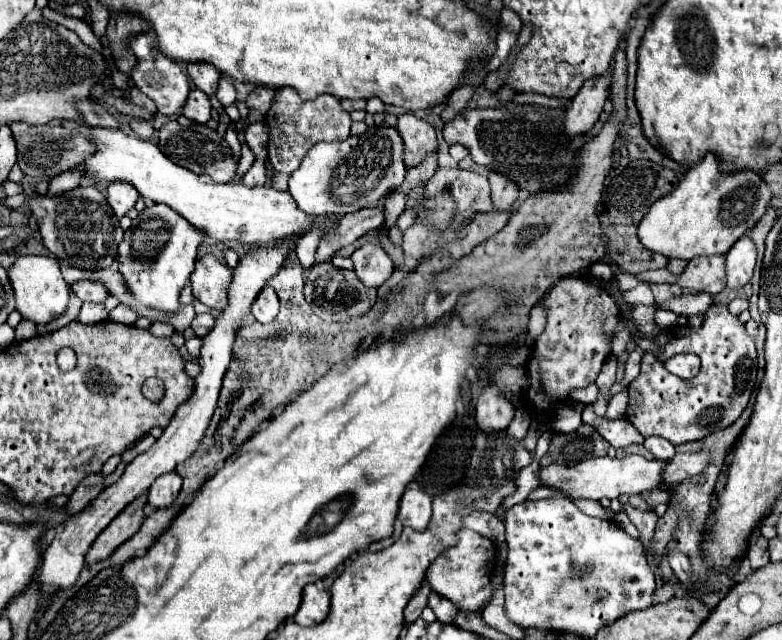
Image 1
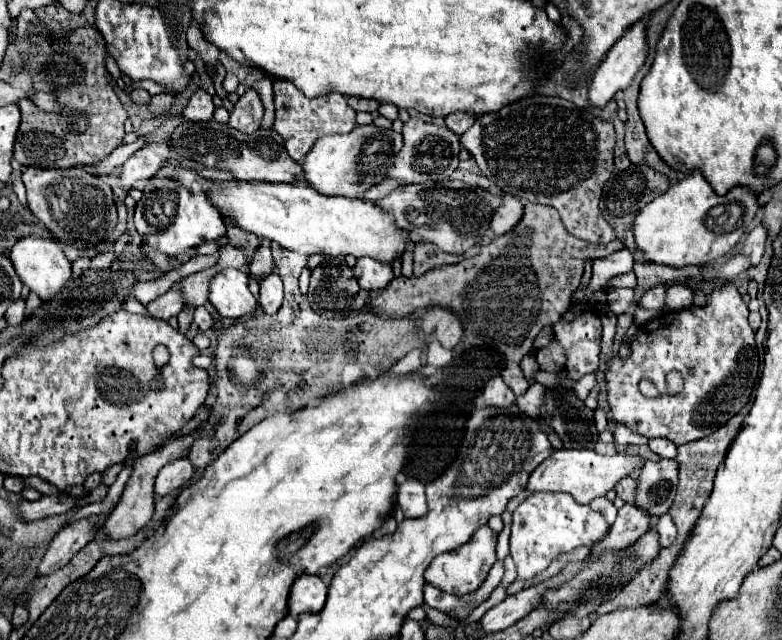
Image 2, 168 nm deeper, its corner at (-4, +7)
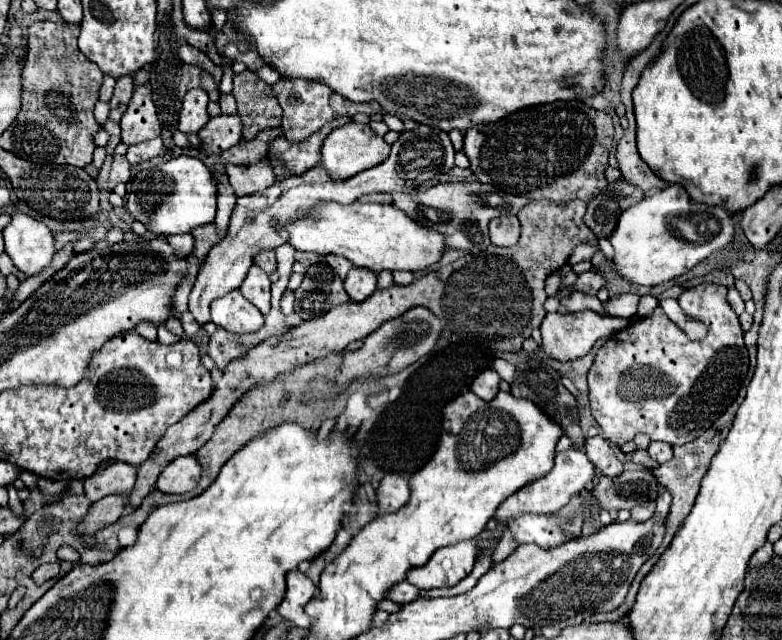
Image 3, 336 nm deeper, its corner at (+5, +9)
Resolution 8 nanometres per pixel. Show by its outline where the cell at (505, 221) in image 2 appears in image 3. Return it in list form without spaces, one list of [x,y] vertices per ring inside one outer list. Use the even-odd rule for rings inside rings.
[[[516,215],[496,217],[490,221],[490,241],[500,247],[510,247],[520,237],[520,223]]]

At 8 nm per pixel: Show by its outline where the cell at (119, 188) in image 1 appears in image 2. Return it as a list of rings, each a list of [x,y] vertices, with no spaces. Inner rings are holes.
[[[149,143],[143,149],[139,149],[137,153],[133,153],[125,165],[123,165],[123,175],[121,175],[121,183],[131,189],[133,183],[137,181],[147,181],[153,177],[153,173],[157,173],[163,165],[163,159],[169,159],[169,145],[167,143]]]

